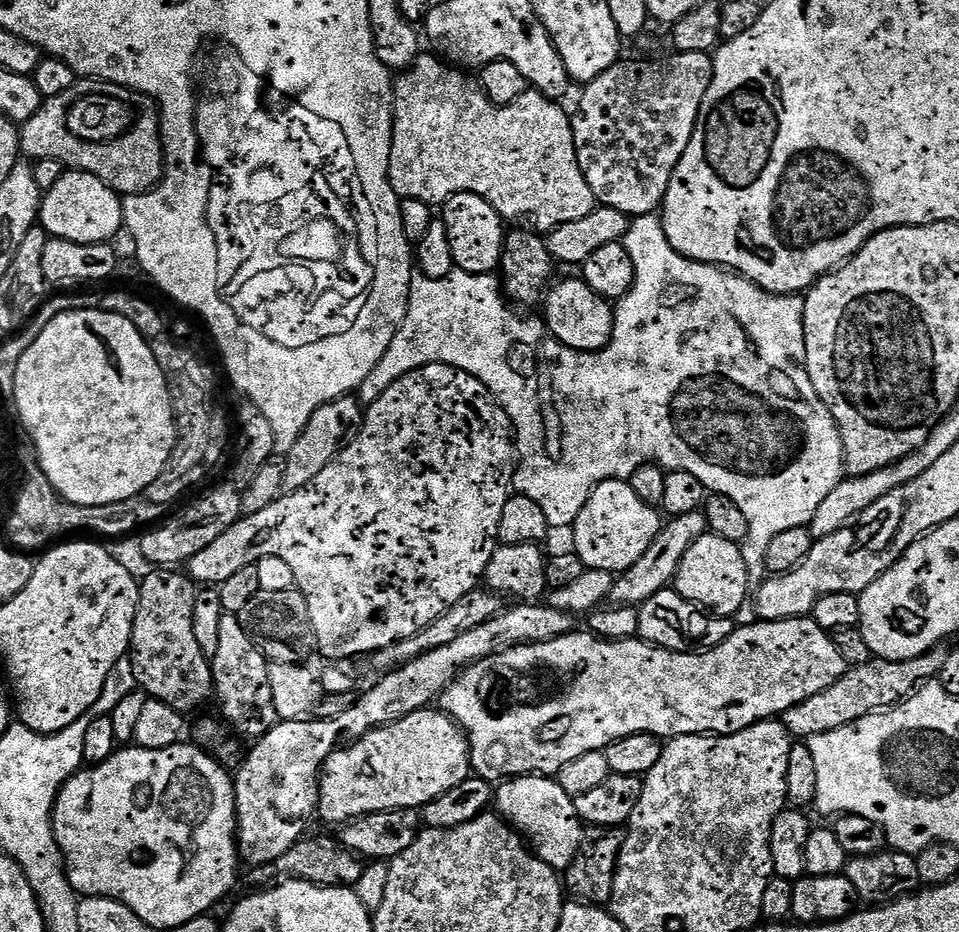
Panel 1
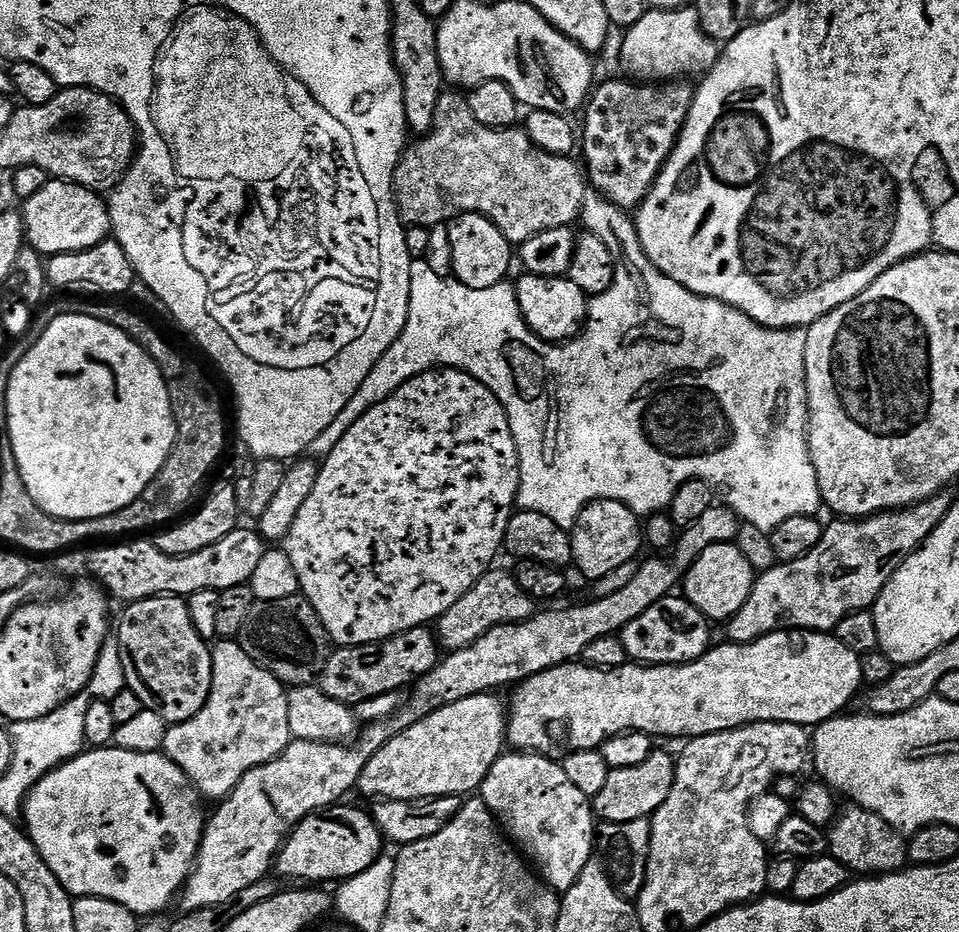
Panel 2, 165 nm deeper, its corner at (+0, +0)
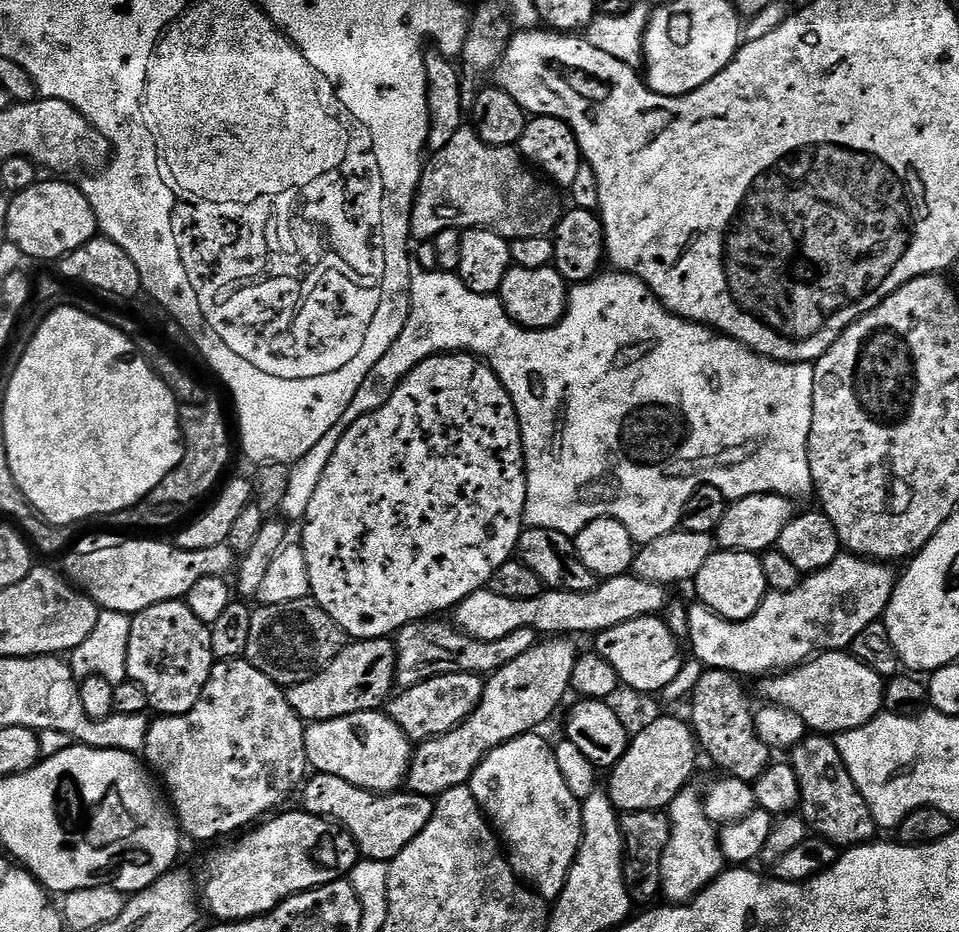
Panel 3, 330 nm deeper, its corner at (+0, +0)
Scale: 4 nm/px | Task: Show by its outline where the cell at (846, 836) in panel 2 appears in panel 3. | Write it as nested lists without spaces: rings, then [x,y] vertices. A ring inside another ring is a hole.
[[[808,734],[791,749],[790,765],[798,780],[800,791],[799,815],[819,839],[847,850],[857,844],[867,844],[878,829],[866,798],[854,786],[854,778],[838,754],[838,746],[828,734]]]

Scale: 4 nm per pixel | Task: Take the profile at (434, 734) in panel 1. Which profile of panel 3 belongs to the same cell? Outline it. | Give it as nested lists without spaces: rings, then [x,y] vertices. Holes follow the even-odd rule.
[[[568,638],[541,640],[541,644],[497,667],[487,677],[481,700],[457,728],[415,745],[408,767],[407,791],[438,798],[454,786],[468,784],[474,770],[493,750],[514,738],[535,733],[539,724],[555,714],[564,695],[569,695],[578,649]]]

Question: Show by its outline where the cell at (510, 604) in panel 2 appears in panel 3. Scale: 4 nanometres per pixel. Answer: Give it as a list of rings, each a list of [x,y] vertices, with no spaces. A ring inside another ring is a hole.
[[[439,620],[412,621],[396,634],[397,675],[404,682],[419,682],[432,676],[453,671],[476,675],[495,671],[498,661],[492,656],[478,656],[479,641],[471,640]]]

